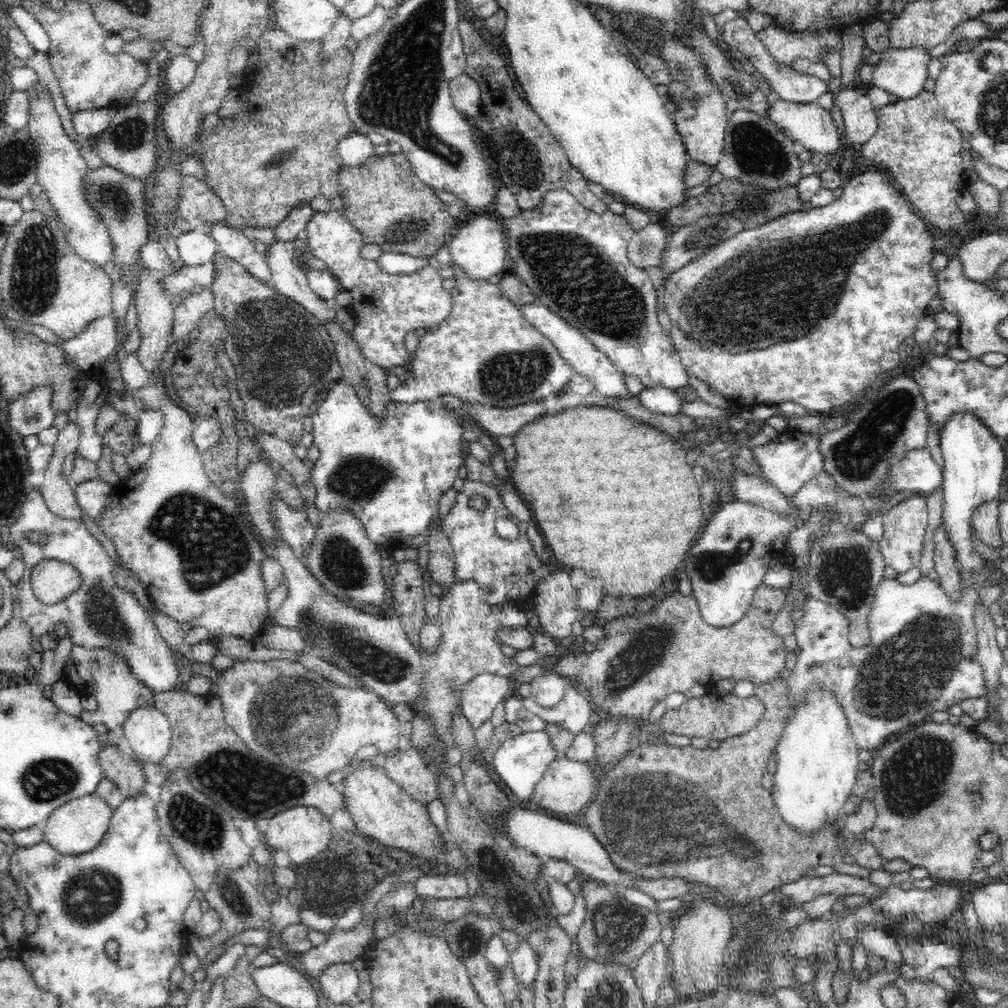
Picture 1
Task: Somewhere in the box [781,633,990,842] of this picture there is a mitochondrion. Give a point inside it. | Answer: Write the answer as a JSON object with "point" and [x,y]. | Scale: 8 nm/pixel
{"point":[913,774]}

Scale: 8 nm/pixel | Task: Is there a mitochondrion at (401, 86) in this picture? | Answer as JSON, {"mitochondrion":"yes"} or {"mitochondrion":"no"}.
{"mitochondrion":"yes"}

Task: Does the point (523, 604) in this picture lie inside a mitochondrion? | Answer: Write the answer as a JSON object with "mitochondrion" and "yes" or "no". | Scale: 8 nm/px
{"mitochondrion":"no"}

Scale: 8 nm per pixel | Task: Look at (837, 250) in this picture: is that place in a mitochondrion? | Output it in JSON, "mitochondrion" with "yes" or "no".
{"mitochondrion":"yes"}

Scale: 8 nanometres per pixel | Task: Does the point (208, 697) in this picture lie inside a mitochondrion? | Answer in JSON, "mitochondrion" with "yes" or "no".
{"mitochondrion":"no"}

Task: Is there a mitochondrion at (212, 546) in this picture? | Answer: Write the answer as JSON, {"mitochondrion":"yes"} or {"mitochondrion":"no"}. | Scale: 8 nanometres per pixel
{"mitochondrion":"yes"}

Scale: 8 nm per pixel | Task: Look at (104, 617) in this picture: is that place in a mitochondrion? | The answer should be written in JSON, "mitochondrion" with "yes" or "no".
{"mitochondrion":"yes"}

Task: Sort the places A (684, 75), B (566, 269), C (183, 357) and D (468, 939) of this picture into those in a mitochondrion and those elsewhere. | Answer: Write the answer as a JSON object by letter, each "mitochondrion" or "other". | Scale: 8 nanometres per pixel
{"A":"mitochondrion","B":"mitochondrion","C":"other","D":"mitochondrion"}

